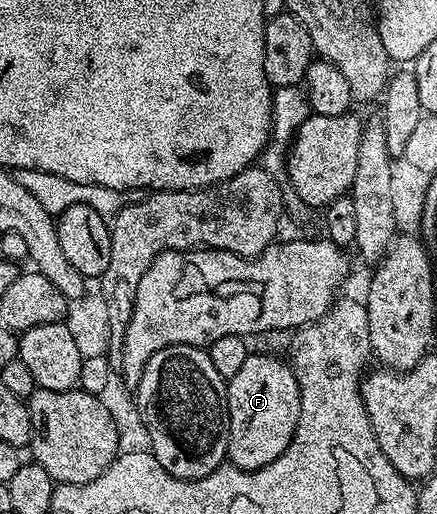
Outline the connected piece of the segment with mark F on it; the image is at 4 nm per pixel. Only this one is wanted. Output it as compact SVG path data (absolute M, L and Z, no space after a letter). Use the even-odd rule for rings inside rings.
M249 353L246 364L228 383L228 457L227 461L239 470L261 470L286 452L300 415L300 388L291 365L272 354Z

